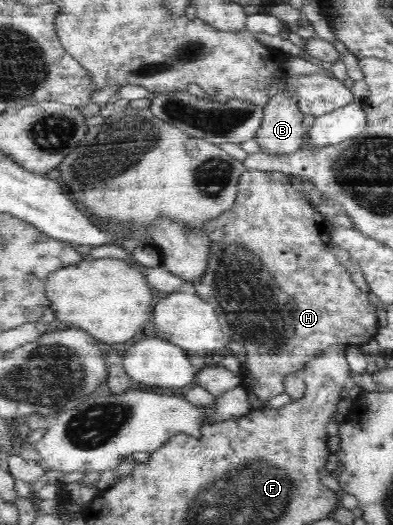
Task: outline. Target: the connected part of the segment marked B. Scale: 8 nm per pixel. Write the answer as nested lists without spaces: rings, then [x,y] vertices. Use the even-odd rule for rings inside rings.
[[[289,91],[278,92],[268,99],[263,112],[264,119],[254,136],[260,151],[266,155],[298,151],[306,129],[304,113],[299,110],[297,99]]]

